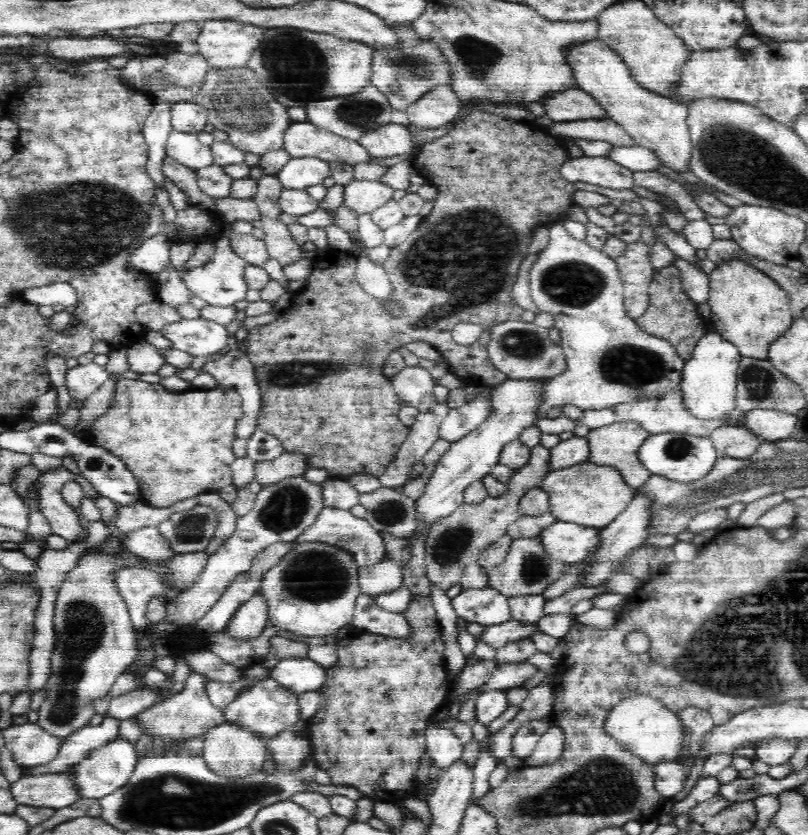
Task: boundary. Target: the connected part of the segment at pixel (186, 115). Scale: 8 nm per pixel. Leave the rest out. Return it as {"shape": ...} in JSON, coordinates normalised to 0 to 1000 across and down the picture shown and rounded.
{"shape":[[[240,120],[212,123],[212,150],[220,158],[244,159],[252,156],[259,146],[259,137]]]}

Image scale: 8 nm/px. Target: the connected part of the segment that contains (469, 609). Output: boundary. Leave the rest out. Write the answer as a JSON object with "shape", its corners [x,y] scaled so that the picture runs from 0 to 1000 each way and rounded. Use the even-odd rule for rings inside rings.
{"shape":[[[603,702],[574,707],[558,720],[564,735],[579,746],[590,745],[605,751],[632,741],[630,716]]]}

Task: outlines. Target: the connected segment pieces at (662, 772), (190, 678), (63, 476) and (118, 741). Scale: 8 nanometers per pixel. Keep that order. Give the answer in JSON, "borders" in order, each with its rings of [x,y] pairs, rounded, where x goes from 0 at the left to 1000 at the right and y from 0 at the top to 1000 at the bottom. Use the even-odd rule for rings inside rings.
{"borders":[[[[855,907],[842,915],[837,911],[822,913],[809,917],[811,944],[822,956],[832,956],[842,949],[850,935],[850,931],[858,920]]],[[[236,802],[220,831],[210,831],[200,841],[193,841],[181,850],[167,853],[166,861],[176,868],[178,878],[187,879],[197,889],[217,890],[231,884],[250,883],[257,873],[267,872],[280,863],[276,849],[265,846],[255,830],[255,814],[259,812]]],[[[78,558],[48,568],[42,582],[47,588],[47,607],[61,624],[63,637],[80,644],[84,653],[95,650],[106,642],[106,632],[101,628],[99,616],[77,595],[78,580],[85,575],[98,578],[106,594],[111,596],[125,594],[114,578],[98,565],[87,565]]],[[[145,880],[136,891],[129,891],[114,898],[109,908],[92,917],[94,925],[94,943],[103,949],[101,956],[126,956],[141,951],[144,946],[158,939],[171,914],[167,891]]]]}

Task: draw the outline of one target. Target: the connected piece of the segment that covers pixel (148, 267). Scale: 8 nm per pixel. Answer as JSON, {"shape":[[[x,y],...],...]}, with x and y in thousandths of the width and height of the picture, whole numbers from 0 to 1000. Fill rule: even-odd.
{"shape":[[[204,280],[178,287],[161,307],[161,320],[175,327],[200,327],[209,317],[209,299],[213,287]]]}

